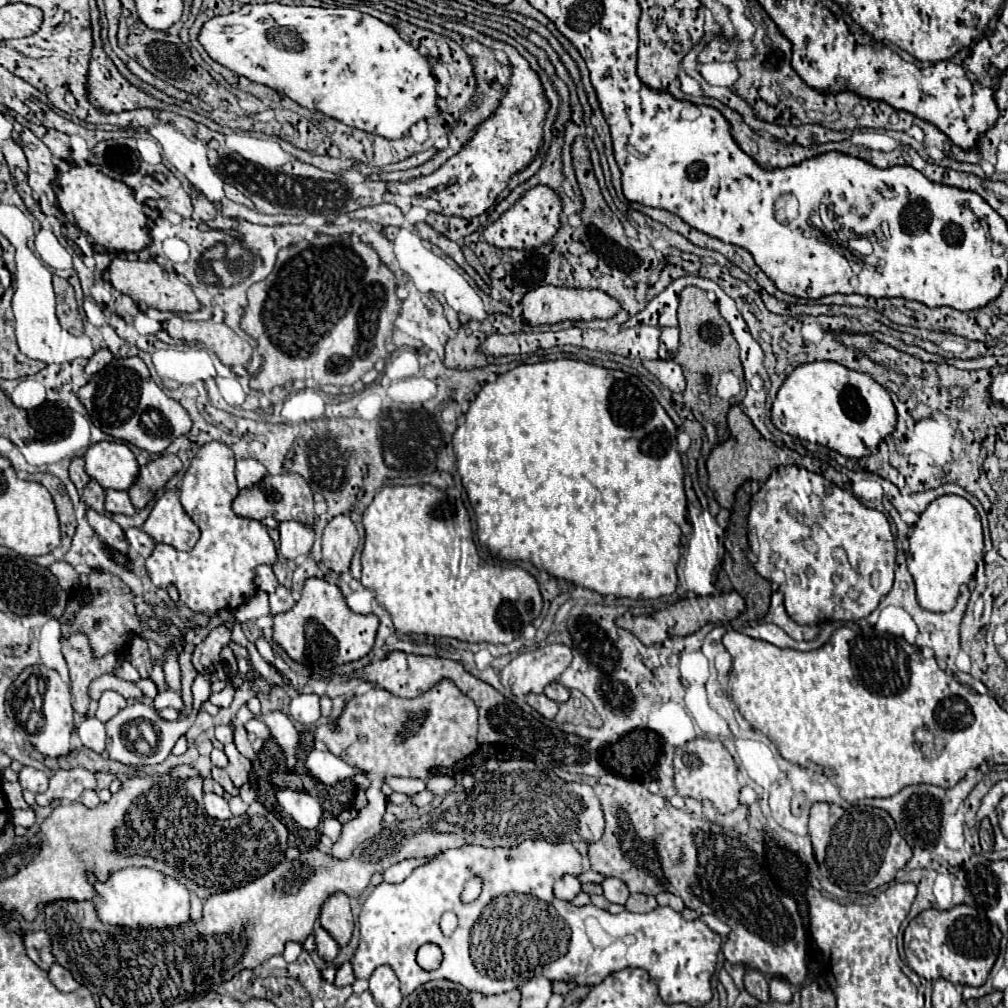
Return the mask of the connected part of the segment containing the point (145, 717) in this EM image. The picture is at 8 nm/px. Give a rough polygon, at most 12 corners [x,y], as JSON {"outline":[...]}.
{"outline":[[198,675],[193,709],[183,721],[165,721],[133,703],[107,721],[111,759],[149,767],[161,763],[194,724],[211,695]]}

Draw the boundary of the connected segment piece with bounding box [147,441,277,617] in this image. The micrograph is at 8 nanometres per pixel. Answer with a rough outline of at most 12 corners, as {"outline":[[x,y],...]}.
{"outline":[[233,451],[193,457],[179,493],[201,529],[191,551],[157,545],[161,589],[193,613],[235,611],[277,551],[261,521],[237,517]]}

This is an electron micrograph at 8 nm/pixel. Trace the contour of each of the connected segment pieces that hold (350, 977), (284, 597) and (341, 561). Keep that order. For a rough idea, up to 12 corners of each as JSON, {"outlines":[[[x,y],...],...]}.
{"outlines":[[[351,963],[341,965],[341,973],[335,977],[335,985],[353,985],[355,975]],[[283,585],[269,595],[273,615],[289,611],[295,601]],[[347,515],[323,531],[321,563],[347,571],[359,535]]]}

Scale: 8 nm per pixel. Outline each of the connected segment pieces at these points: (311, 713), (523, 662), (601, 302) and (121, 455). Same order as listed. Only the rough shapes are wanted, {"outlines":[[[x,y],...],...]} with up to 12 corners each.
{"outlines":[[[319,695],[291,701],[291,717],[303,725],[319,721]],[[551,643],[501,669],[513,695],[543,693],[569,663],[571,649]],[[539,287],[523,301],[529,325],[611,319],[605,291]],[[125,443],[89,445],[85,471],[103,489],[127,491],[139,463]]]}

